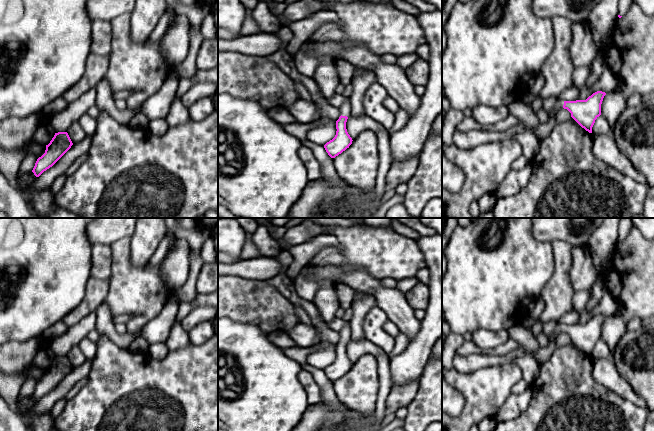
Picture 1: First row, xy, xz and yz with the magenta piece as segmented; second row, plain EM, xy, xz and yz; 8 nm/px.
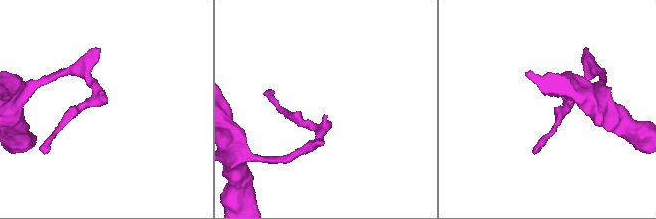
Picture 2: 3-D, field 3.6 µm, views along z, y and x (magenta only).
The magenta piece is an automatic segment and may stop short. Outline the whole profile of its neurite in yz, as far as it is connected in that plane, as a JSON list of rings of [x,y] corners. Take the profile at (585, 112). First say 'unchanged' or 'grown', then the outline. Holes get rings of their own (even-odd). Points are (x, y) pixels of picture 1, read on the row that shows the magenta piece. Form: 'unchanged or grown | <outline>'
grown | [[[597,91],[589,96],[586,100],[563,101],[557,99],[557,102],[551,113],[556,116],[559,109],[567,109],[571,117],[586,131],[592,133],[592,127],[595,120],[601,115],[601,104],[605,92]]]

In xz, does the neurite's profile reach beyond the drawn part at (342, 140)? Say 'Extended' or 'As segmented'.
Extended

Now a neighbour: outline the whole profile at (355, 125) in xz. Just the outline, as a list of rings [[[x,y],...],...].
[[[350,115],[346,122],[346,129],[352,140],[364,130],[372,130],[375,133],[378,133],[379,131],[385,131],[388,133],[388,130],[380,123],[366,115],[358,117]]]

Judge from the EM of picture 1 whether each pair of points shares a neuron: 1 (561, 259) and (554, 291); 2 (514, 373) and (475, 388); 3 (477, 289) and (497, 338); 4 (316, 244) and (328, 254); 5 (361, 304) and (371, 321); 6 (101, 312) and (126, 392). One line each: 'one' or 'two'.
1: one
2: one
3: two
4: two
5: two
6: two

